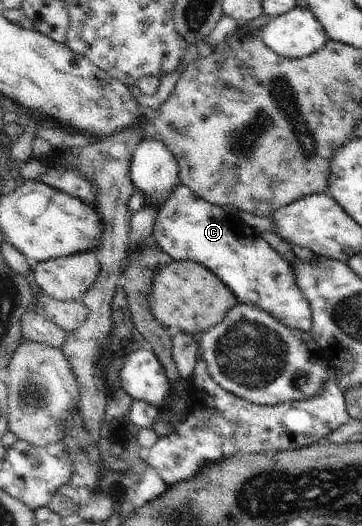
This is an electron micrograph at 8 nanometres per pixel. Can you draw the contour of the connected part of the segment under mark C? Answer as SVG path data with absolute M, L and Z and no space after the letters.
M182 183L176 194L164 204L164 208L161 208L155 226L154 239L176 261L196 261L207 264L236 293L242 304L259 306L262 310L274 314L276 320L288 325L288 328L310 333L314 323L311 304L308 304L303 289L296 282L291 263L280 256L276 248L268 244L260 235L260 232L246 224L238 214L231 215L226 212L226 207L204 200L204 197L194 192L190 186Z

